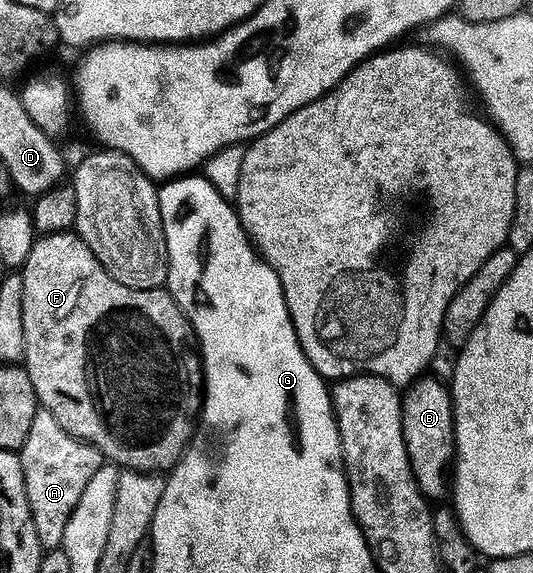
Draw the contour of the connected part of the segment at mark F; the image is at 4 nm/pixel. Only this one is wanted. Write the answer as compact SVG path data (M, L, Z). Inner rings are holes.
M74 231L39 236L33 246L33 254L29 254L29 262L21 269L23 278L23 313L25 314L25 367L29 378L33 378L33 390L37 390L40 405L65 426L73 438L84 440L101 450L104 461L110 462L120 469L132 472L153 472L156 474L170 473L172 468L179 465L179 460L187 453L187 447L195 436L199 417L203 410L205 395L205 377L203 362L196 345L193 343L193 329L187 321L187 316L181 310L178 302L171 297L166 287L157 290L135 290L129 286L121 286L105 269L101 262L89 250L82 238Z

